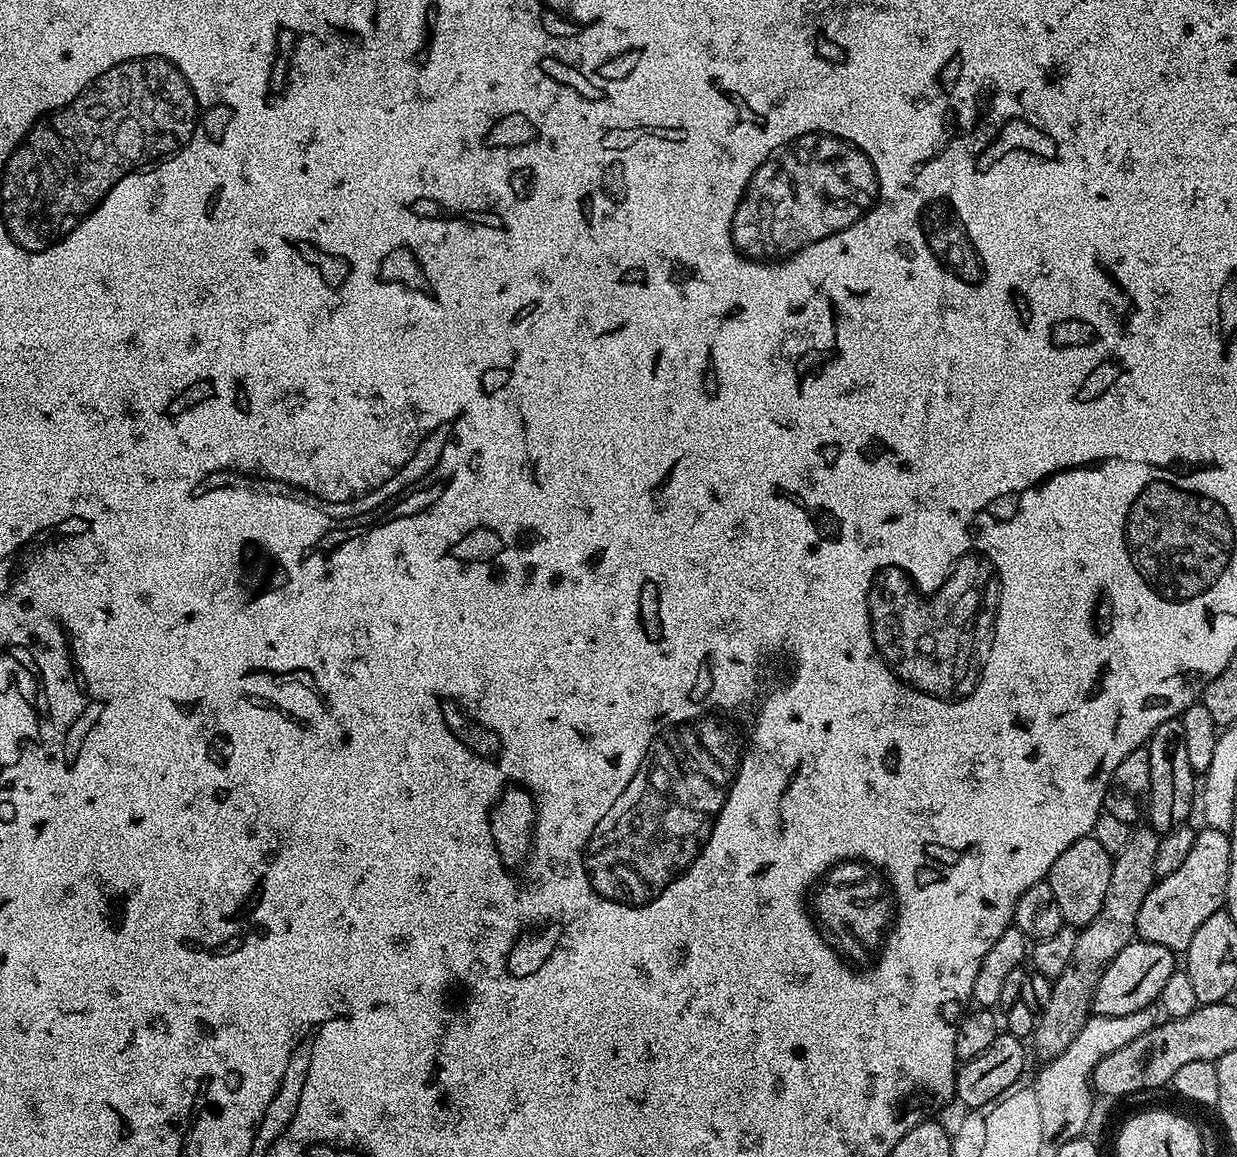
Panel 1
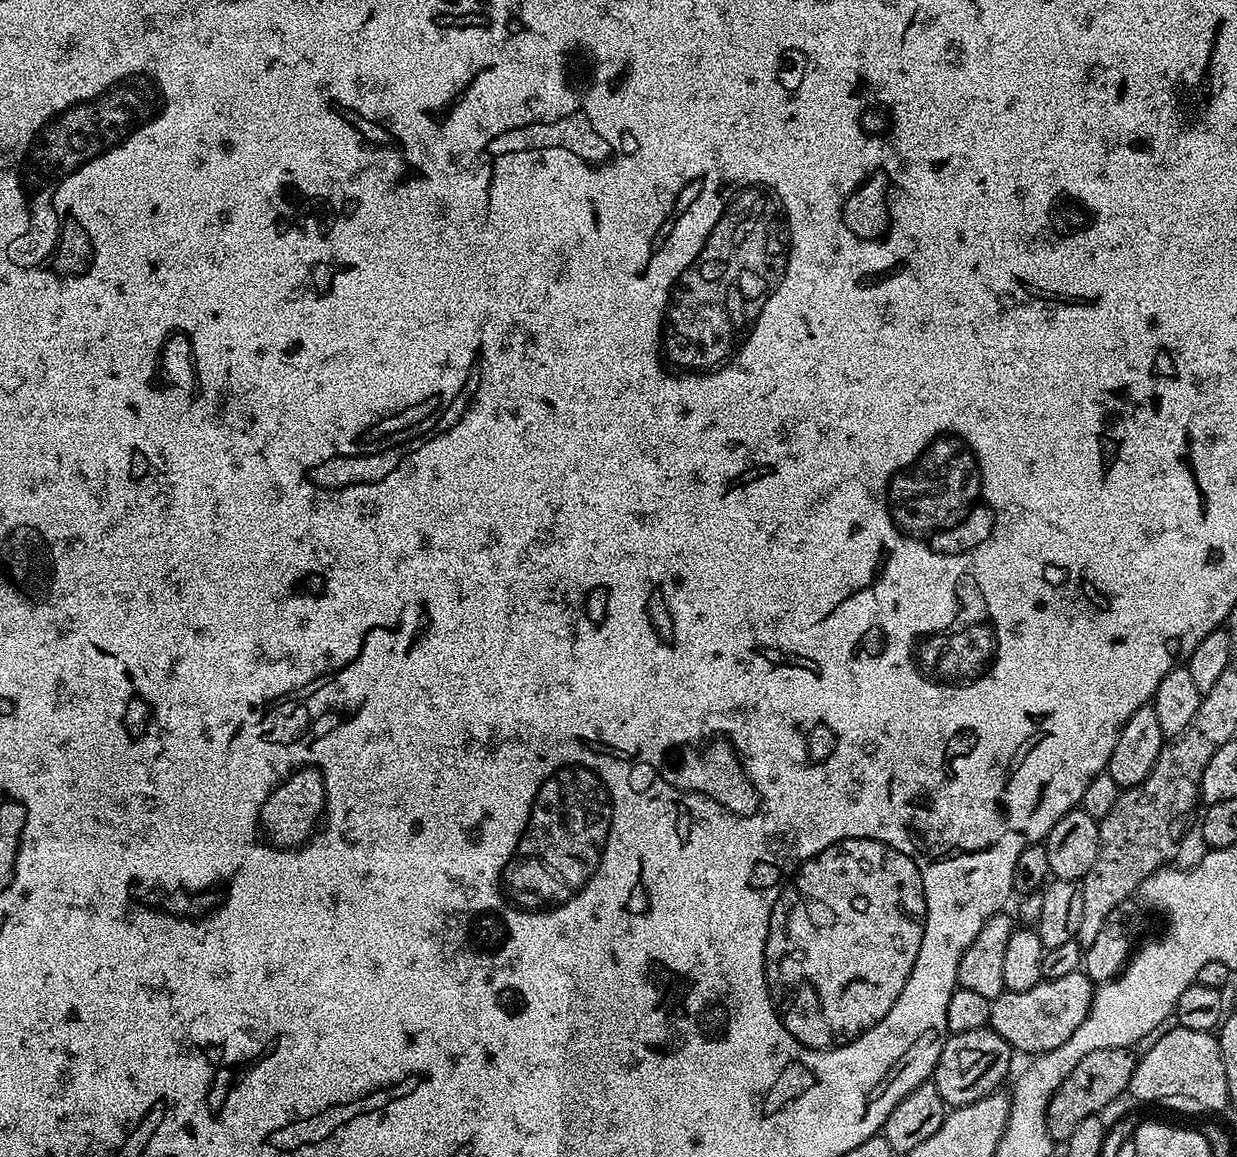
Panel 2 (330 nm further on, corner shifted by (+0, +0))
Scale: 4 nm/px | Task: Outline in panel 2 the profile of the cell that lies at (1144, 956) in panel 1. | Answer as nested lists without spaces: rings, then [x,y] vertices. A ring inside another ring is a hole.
[[[1081,970],[1053,980],[1041,979],[1030,990],[1005,991],[992,1001],[989,1025],[1017,1053],[1039,1054],[1058,1050],[1082,1022],[1086,1022],[1092,1005],[1094,985],[1092,979]]]

